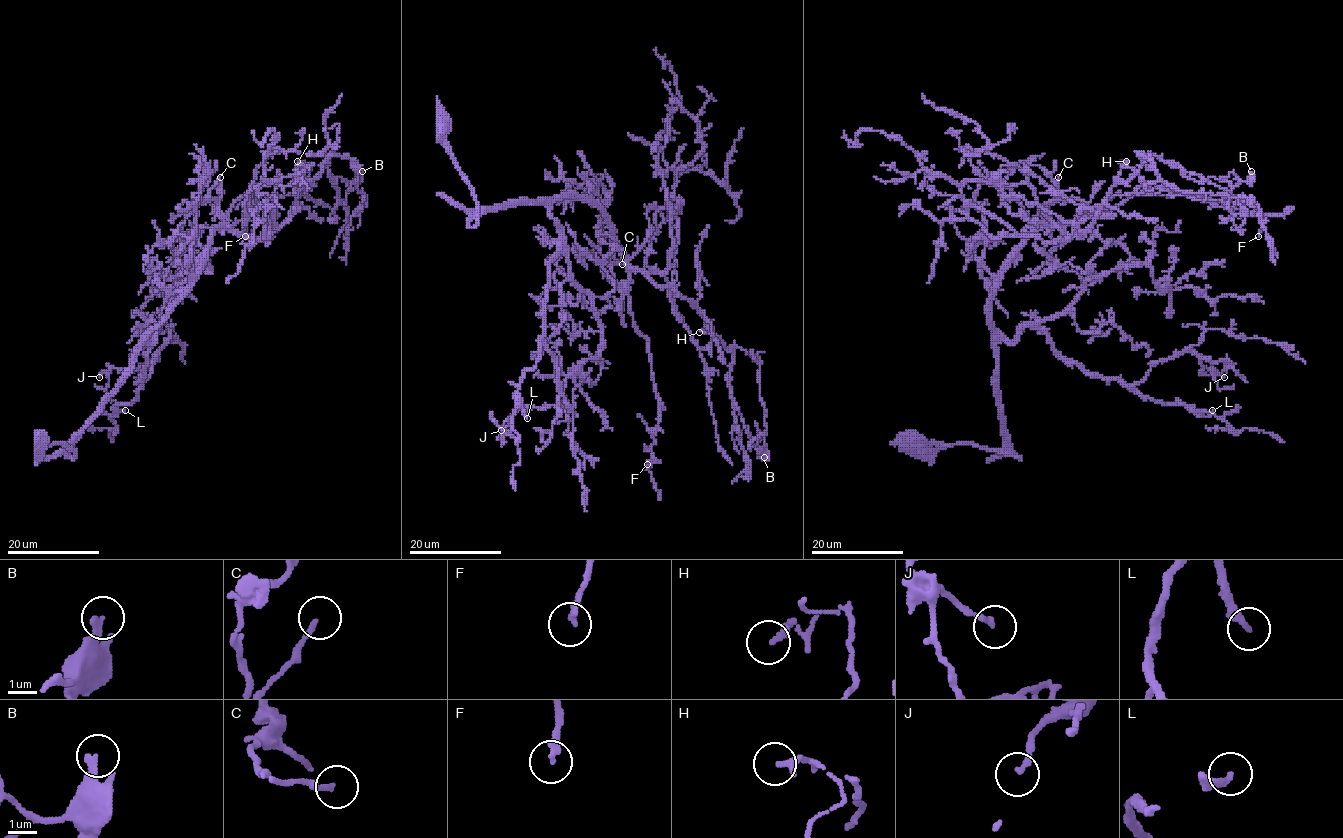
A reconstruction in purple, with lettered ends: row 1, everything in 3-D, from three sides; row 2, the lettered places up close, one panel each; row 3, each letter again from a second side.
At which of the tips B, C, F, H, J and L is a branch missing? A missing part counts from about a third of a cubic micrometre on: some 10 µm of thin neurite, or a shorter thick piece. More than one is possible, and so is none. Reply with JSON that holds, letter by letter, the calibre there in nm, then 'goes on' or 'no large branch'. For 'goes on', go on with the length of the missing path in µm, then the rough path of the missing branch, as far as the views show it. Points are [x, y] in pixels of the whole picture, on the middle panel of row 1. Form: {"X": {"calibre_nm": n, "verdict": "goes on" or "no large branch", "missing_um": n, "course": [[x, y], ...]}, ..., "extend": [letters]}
{"B": {"calibre_nm": 260, "verdict": "no large branch"}, "C": {"calibre_nm": 170, "verdict": "no large branch"}, "F": {"calibre_nm": 220, "verdict": "no large branch"}, "H": {"calibre_nm": 240, "verdict": "no large branch"}, "J": {"calibre_nm": 200, "verdict": "no large branch"}, "L": {"calibre_nm": 280, "verdict": "goes on", "missing_um": 30, "course": [[527, 418], [536, 426], [536, 435], [546, 454], [548, 483], [545, 486], [549, 505], [556, 513], [568, 516]]}, "extend": ["L"]}

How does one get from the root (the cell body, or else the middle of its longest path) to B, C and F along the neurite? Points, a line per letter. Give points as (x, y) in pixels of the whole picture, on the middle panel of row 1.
B: (442, 124), (471, 227), (486, 208), (585, 197), (623, 258), (700, 312), (732, 351), (734, 408), (764, 457)
C: (442, 124), (477, 204), (471, 227), (486, 208), (585, 197), (620, 245), (620, 290), (610, 264), (622, 264)
F: (442, 124), (477, 204), (471, 227), (486, 208), (565, 197), (585, 197), (603, 213), (659, 401), (647, 464)

